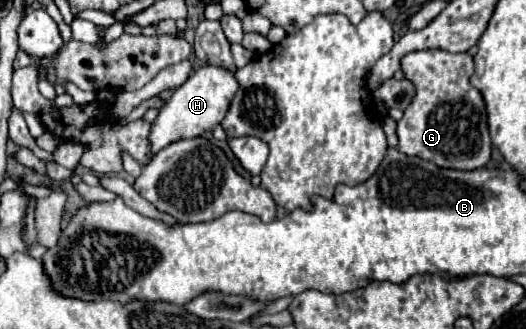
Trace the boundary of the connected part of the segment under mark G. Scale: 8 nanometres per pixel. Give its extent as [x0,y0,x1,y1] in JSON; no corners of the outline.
[397,50,491,170]

